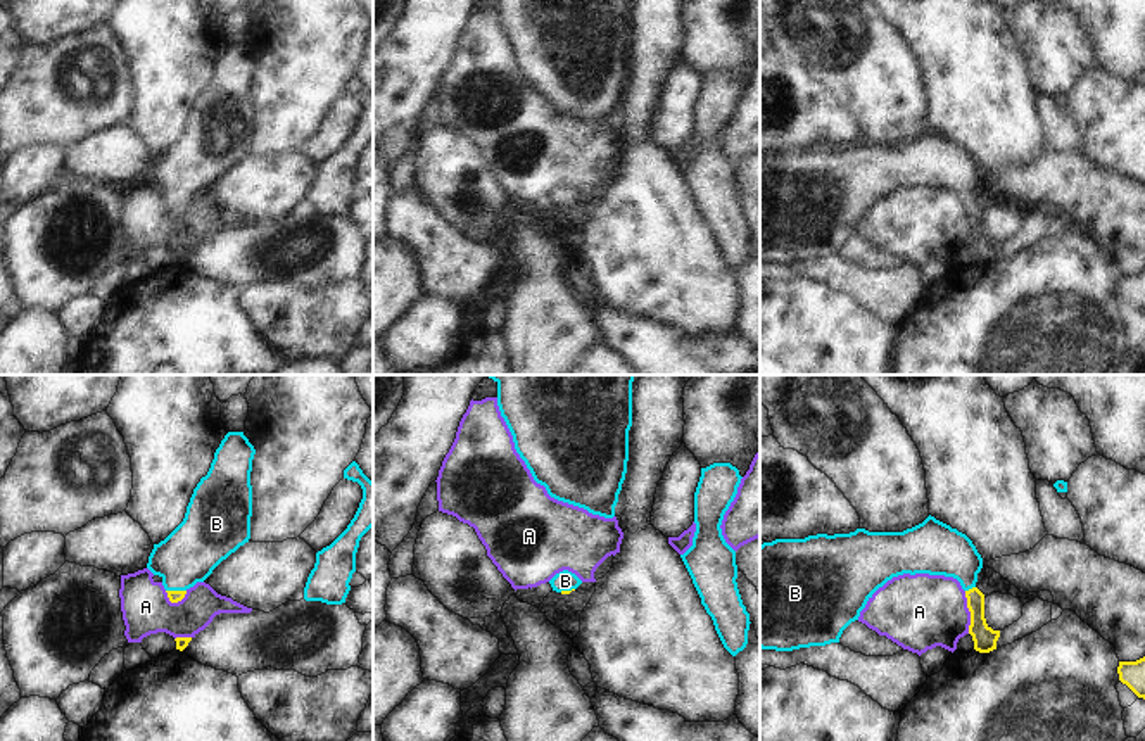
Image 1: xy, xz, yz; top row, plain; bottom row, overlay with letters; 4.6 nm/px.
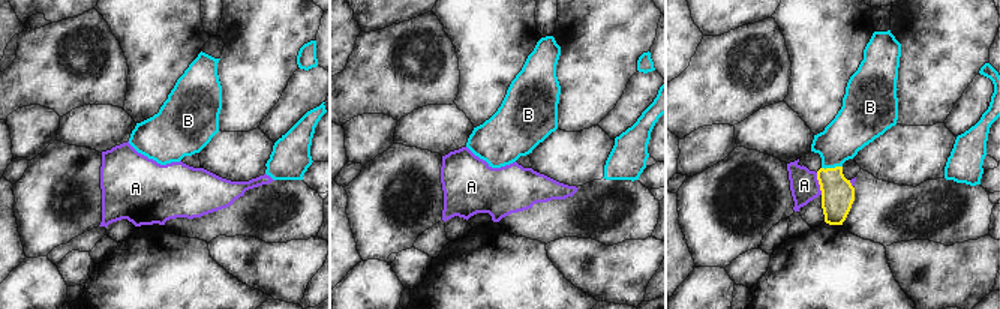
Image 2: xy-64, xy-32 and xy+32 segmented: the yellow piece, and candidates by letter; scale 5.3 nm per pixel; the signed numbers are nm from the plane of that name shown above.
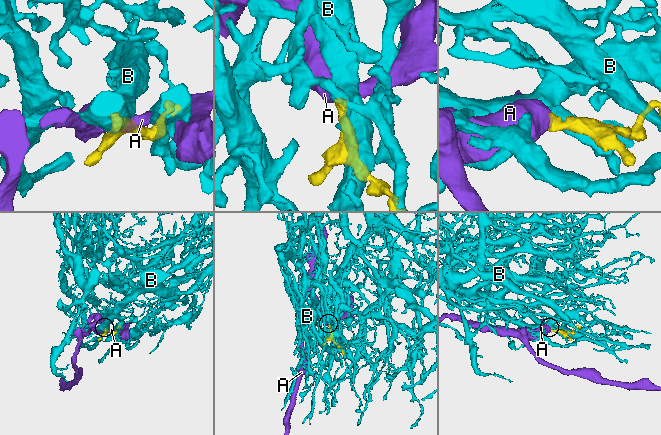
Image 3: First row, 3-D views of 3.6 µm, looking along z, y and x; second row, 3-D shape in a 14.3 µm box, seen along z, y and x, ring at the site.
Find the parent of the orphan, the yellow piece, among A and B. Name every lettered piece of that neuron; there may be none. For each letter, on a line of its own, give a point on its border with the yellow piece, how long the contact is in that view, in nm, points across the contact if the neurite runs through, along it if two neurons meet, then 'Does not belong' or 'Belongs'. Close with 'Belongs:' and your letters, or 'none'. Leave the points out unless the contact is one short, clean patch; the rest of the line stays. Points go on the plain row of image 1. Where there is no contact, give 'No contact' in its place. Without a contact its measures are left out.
A: Touches yellow at yz (969, 223). Shared border 200 nm. Boundary: yz (964, 204), (969, 246). Does not belong
B: Touches yellow at xy (177, 204). Shared border 100 nm. Path across: xy (175, 209), (177, 204), (177, 190), (189, 168). Belongs
Belongs: B.

